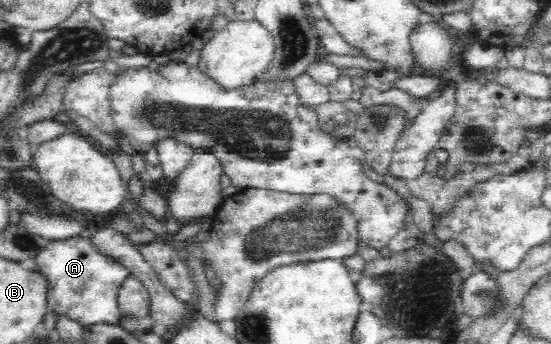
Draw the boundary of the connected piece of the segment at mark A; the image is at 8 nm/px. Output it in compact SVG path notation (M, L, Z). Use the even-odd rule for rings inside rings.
M89 234L48 242L35 258L46 279L47 308L75 320L81 327L99 323L117 325L122 319L117 295L121 284L132 276L117 260L95 251Z

